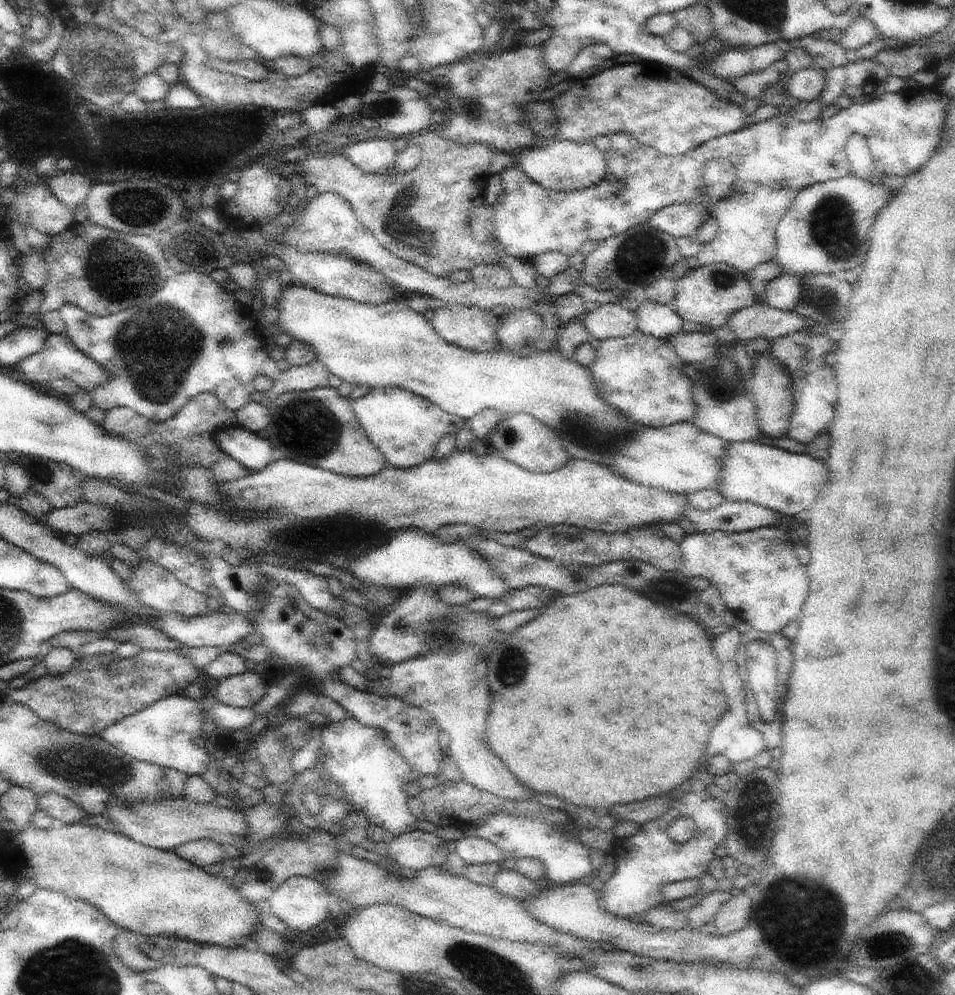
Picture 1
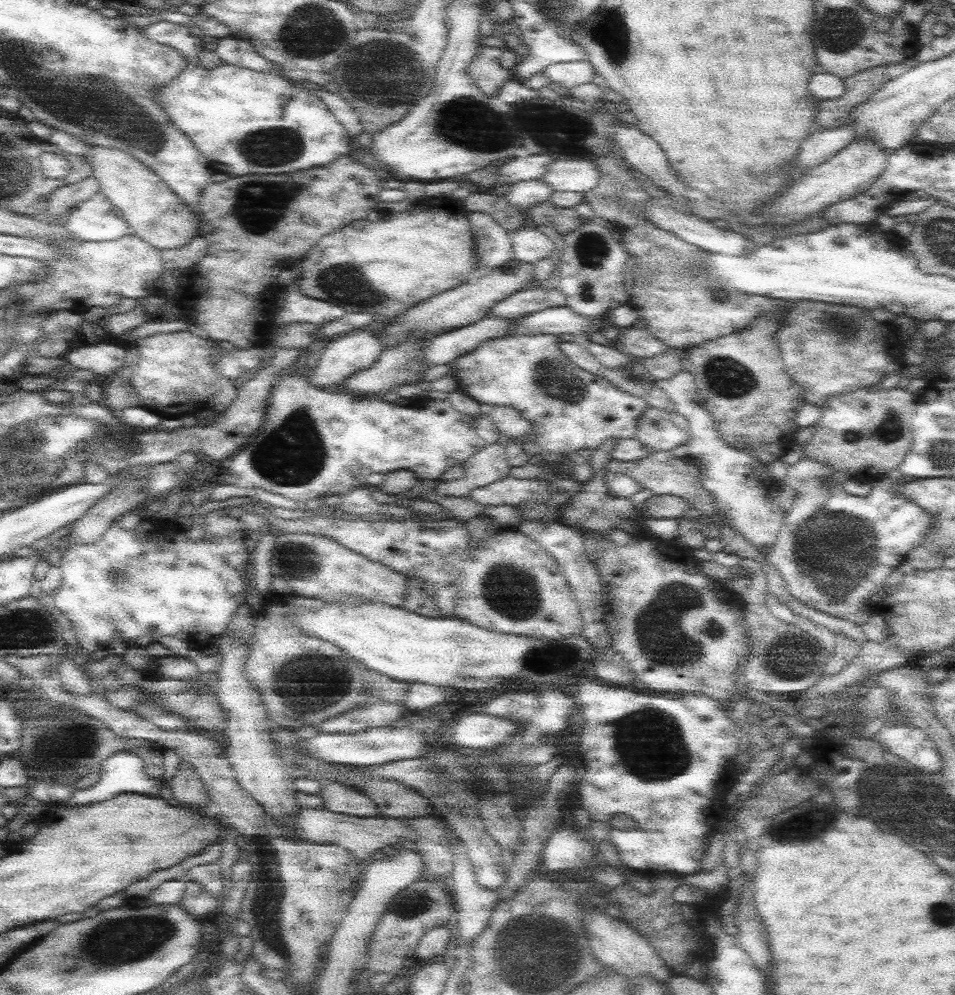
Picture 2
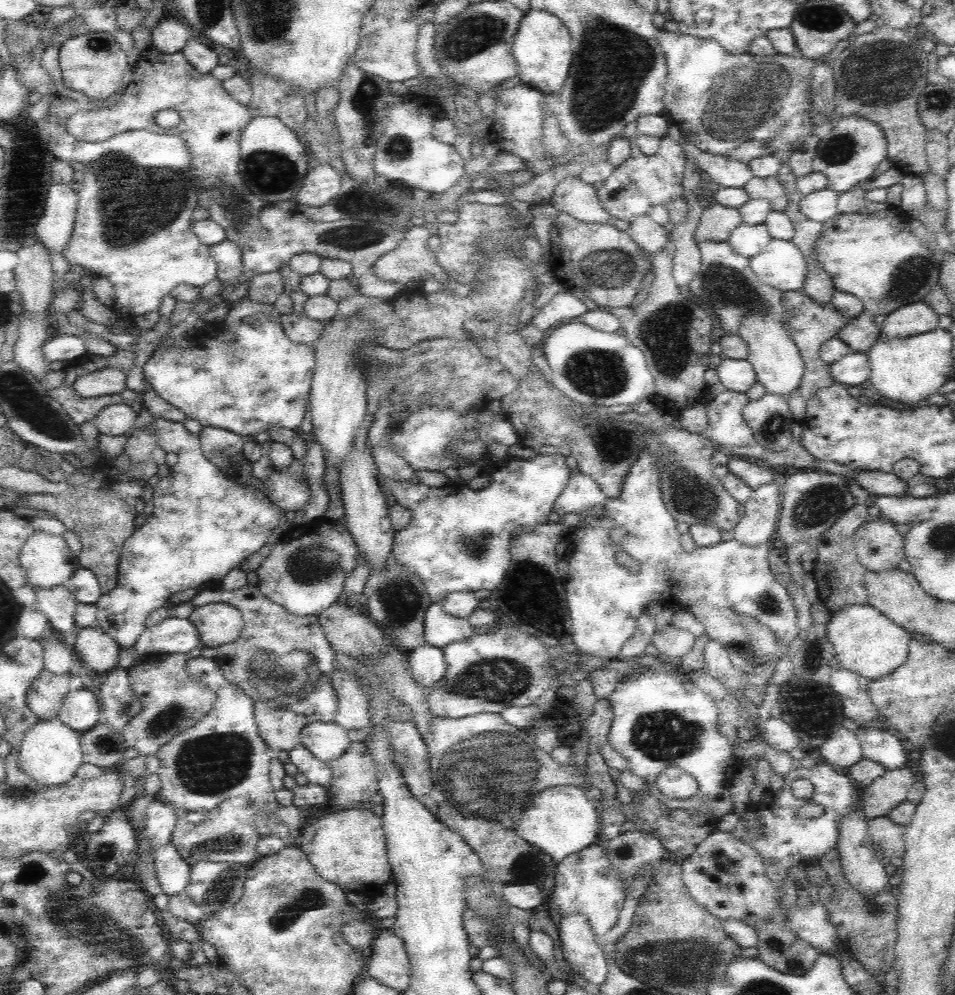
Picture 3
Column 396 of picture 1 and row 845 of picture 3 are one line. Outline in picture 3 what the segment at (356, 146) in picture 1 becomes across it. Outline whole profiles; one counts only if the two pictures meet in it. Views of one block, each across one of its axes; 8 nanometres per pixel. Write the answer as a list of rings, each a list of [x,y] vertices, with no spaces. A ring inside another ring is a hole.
[[[164,801],[150,802],[146,808],[142,831],[150,841],[150,850],[142,858],[138,881],[149,896],[163,892],[156,876],[153,850],[171,842],[177,820],[176,811]]]

